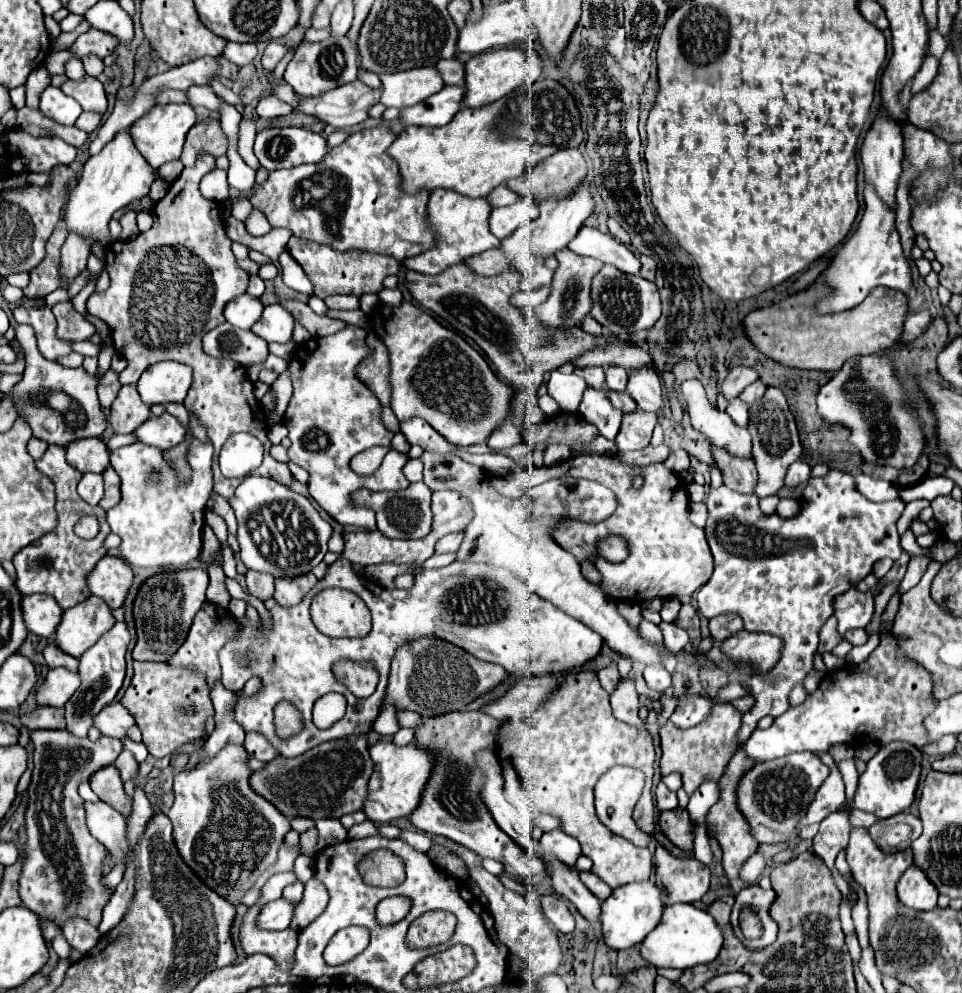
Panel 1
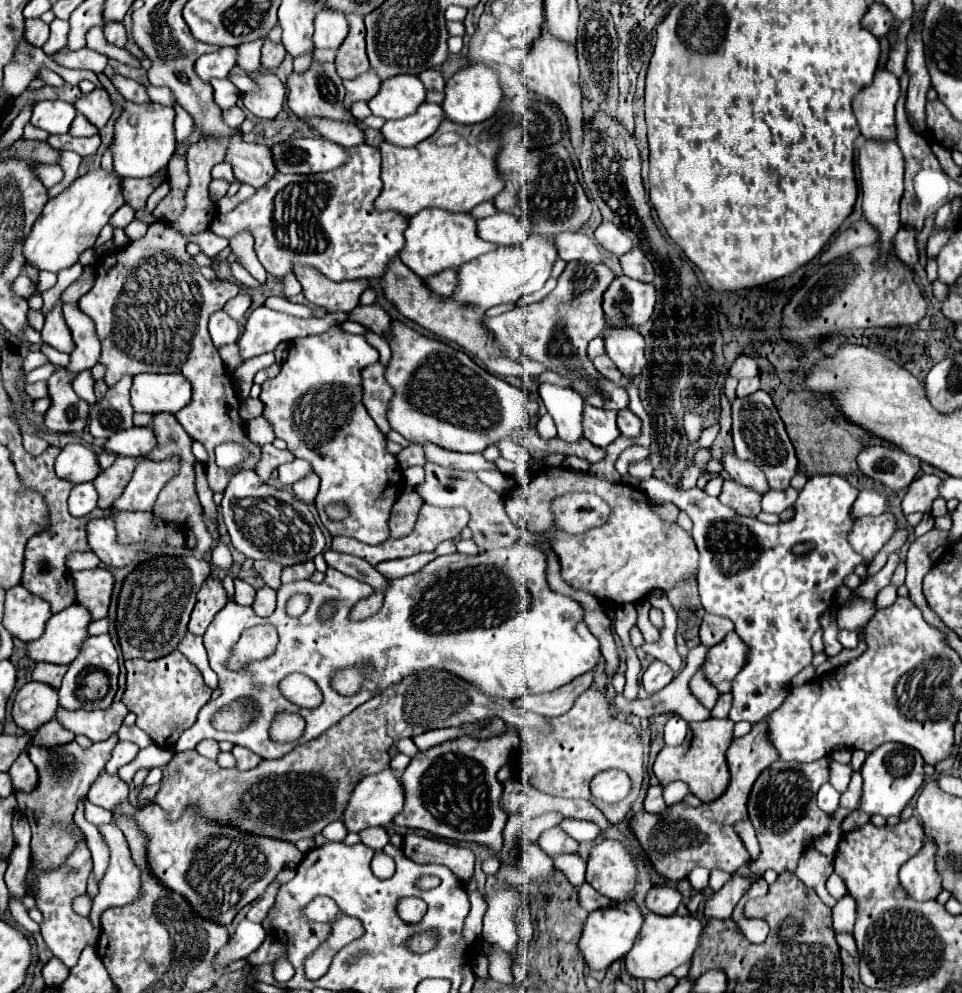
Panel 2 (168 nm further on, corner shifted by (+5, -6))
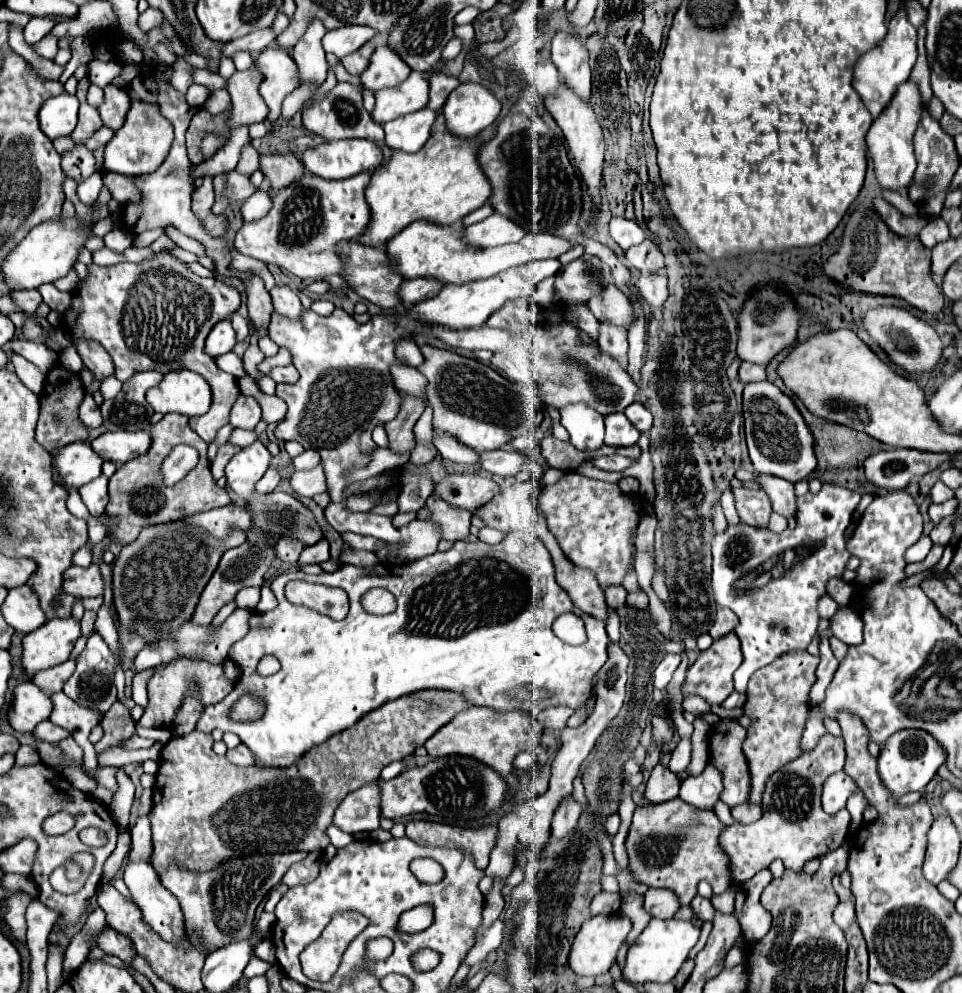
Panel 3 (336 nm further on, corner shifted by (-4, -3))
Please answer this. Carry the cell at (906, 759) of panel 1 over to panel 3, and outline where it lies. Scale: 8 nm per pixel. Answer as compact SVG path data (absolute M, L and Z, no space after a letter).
M900 729L888 737L888 743L884 743L878 757L878 773L884 785L890 789L890 793L898 799L908 791L924 791L944 761L946 761L944 749L928 731Z

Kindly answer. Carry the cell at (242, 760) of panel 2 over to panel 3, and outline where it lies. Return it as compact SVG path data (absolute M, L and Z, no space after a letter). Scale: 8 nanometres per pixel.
M242 743L234 749L228 749L226 751L226 759L232 763L232 765L238 765L238 767L248 767L248 765L254 765L254 759L252 759L252 751L248 751L248 747L244 747Z

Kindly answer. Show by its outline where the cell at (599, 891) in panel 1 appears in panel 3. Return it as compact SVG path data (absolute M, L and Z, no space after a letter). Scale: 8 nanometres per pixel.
M600 891L596 899L592 899L590 913L592 915L616 915L620 911L620 895L618 893L606 893Z

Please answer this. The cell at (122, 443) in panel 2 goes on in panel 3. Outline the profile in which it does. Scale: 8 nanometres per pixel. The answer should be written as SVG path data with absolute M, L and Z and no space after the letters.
M118 431L118 433L102 433L96 437L90 447L104 459L116 465L122 465L138 455L144 455L150 447L150 433L146 431Z

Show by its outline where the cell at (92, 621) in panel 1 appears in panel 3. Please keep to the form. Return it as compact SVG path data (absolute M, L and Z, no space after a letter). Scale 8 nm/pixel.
M72 617L46 621L36 631L22 639L22 667L28 677L34 677L42 669L64 663L76 639L80 637L80 625Z

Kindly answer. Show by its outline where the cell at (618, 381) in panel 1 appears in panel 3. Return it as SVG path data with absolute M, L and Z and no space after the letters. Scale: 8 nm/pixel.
M600 323L600 335L598 345L604 353L620 359L628 355L628 341L626 341L626 329L610 323Z

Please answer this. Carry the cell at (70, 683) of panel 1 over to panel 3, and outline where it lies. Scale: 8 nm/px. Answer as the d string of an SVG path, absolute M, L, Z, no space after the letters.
M24 681L14 689L14 701L8 709L8 723L20 731L30 733L52 713L52 701L32 681Z

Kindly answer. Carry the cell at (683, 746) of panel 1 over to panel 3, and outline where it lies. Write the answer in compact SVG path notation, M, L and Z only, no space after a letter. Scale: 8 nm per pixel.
M720 721L708 739L710 763L724 773L724 793L720 799L728 807L746 803L750 795L750 771L742 751L744 739L746 729L738 721Z

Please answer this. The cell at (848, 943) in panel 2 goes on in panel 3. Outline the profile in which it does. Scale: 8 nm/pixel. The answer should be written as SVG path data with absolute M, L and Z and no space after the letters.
M850 899L848 901L840 901L836 905L836 909L834 909L834 923L846 931L854 919L856 919L854 903Z

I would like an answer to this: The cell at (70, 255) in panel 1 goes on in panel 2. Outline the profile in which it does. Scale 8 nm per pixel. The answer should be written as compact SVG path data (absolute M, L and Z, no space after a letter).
M57 302L57 304L47 312L47 316L45 316L45 328L41 330L41 336L43 336L43 340L45 340L49 346L57 348L59 352L71 354L71 352L75 350L75 342L73 342L73 338L71 338L71 332L69 332L69 328L67 328L65 320L63 320L61 306L63 306L63 302Z

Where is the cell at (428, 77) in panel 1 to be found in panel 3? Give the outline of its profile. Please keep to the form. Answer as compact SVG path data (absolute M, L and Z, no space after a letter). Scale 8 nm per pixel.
M412 71L406 81L396 87L386 87L376 91L376 105L372 111L372 119L376 123L386 123L406 113L420 111L428 103L428 81L424 75Z

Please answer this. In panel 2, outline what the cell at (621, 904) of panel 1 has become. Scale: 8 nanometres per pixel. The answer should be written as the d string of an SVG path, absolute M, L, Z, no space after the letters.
M617 902L615 906L607 906L591 912L579 940L579 950L585 956L585 962L593 970L601 970L601 968L609 968L611 962L625 958L625 954L633 948L641 926L643 926L643 914L635 902Z

